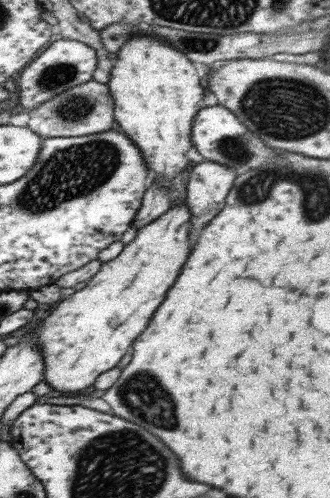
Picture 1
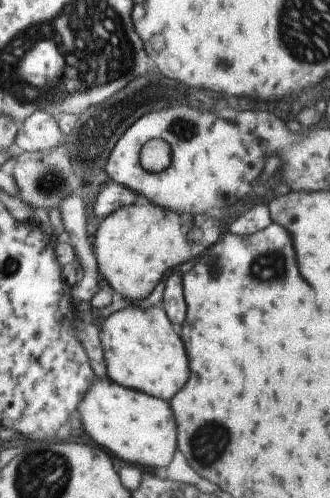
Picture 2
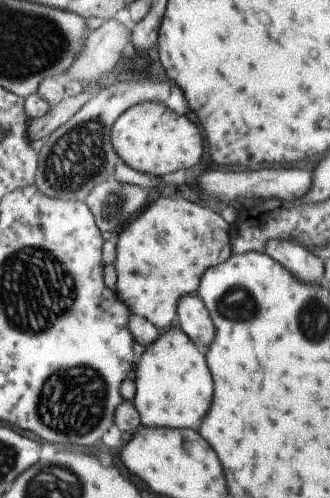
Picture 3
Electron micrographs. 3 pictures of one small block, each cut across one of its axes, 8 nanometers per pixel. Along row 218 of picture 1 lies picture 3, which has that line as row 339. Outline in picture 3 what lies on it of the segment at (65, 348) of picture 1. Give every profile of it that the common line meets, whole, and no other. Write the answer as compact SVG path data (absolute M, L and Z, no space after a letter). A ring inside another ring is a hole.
M175 324L169 330L159 332L159 340L143 350L135 366L135 398L131 402L139 414L141 426L197 430L211 402L211 376L201 352L193 346L193 340Z

